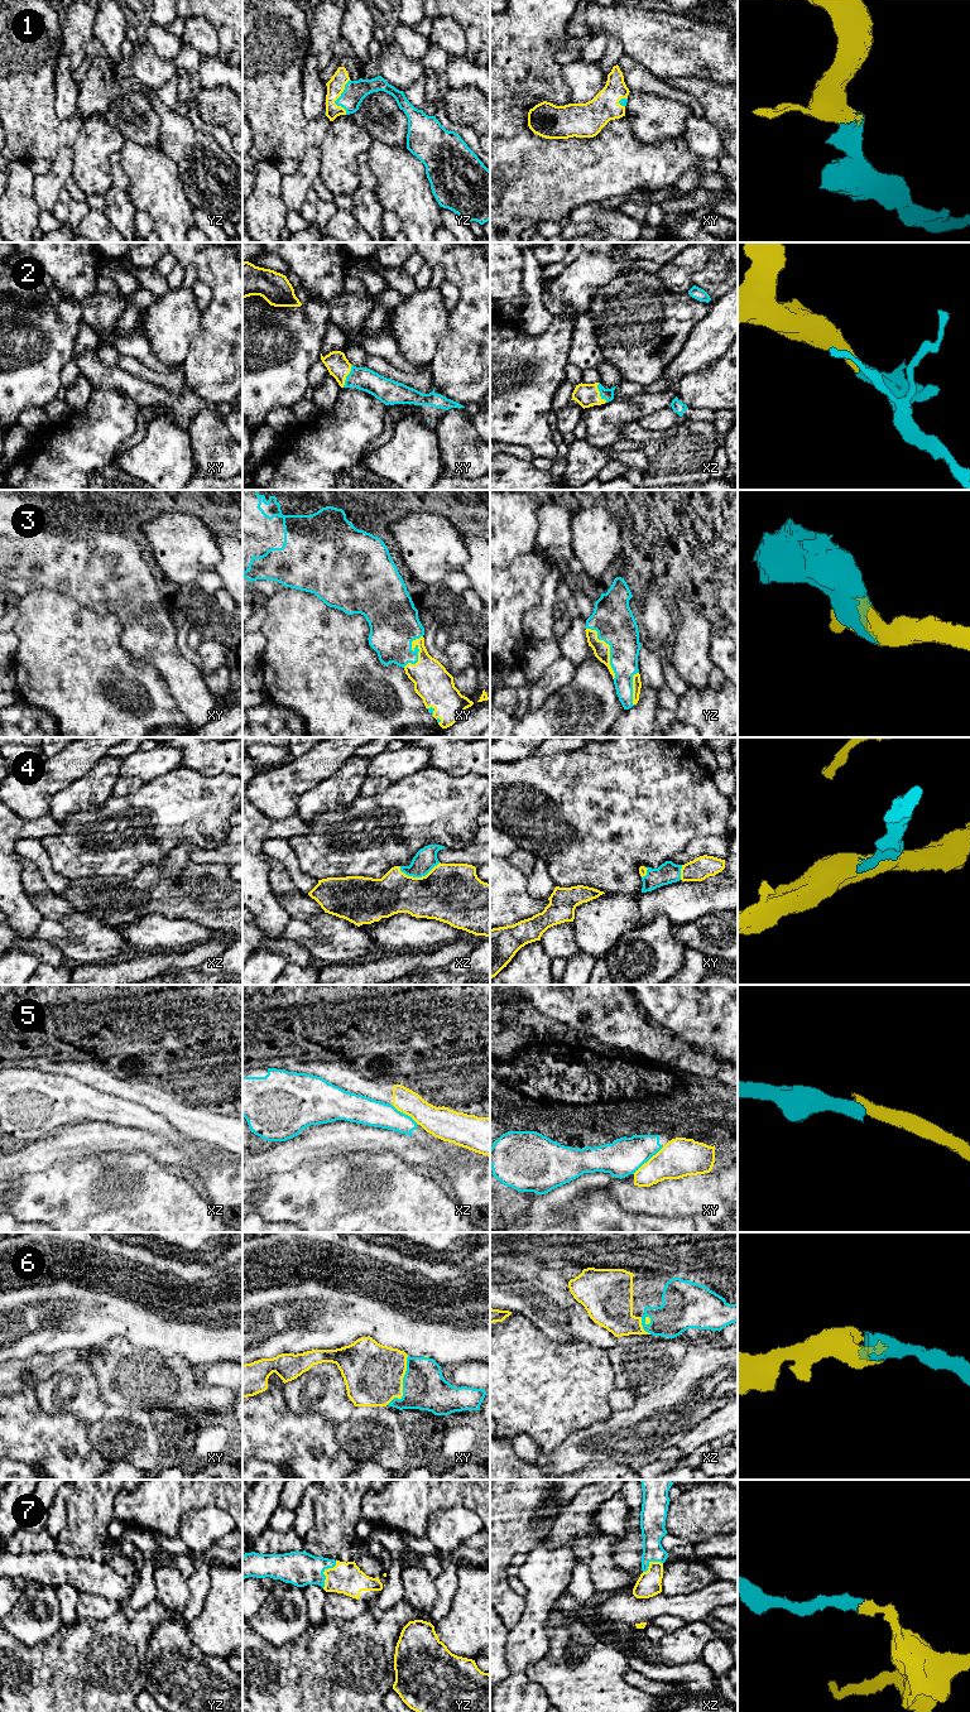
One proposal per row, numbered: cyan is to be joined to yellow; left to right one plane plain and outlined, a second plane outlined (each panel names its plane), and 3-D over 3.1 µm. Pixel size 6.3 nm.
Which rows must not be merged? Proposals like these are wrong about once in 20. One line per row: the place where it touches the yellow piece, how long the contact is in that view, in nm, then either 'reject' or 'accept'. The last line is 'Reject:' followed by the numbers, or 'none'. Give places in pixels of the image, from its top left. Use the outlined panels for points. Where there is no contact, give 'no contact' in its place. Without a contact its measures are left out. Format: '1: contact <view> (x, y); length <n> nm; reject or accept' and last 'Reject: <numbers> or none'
1: contact yz (337, 97); length 220 nm; accept
2: contact xz (599, 393); length 140 nm; accept
3: contact yz (609, 648); length 380 nm; accept
4: contact xz (419, 878); length 260 nm; accept
5: contact xy (649, 1159); length 260 nm; reject
6: contact xy (402, 1384); length 340 nm; accept
7: contact yz (323, 1572); length 200 nm; accept
Reject: 5

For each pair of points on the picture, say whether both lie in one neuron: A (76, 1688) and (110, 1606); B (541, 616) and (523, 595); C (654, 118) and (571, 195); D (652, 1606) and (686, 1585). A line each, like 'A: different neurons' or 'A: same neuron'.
A: different neurons
B: different neurons
C: different neurons
D: different neurons

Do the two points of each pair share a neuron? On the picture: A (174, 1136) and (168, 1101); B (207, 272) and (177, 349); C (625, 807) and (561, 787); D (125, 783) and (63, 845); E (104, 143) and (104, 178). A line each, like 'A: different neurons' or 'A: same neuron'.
A: different neurons
B: different neurons
C: same neuron
D: different neurons
E: same neuron

